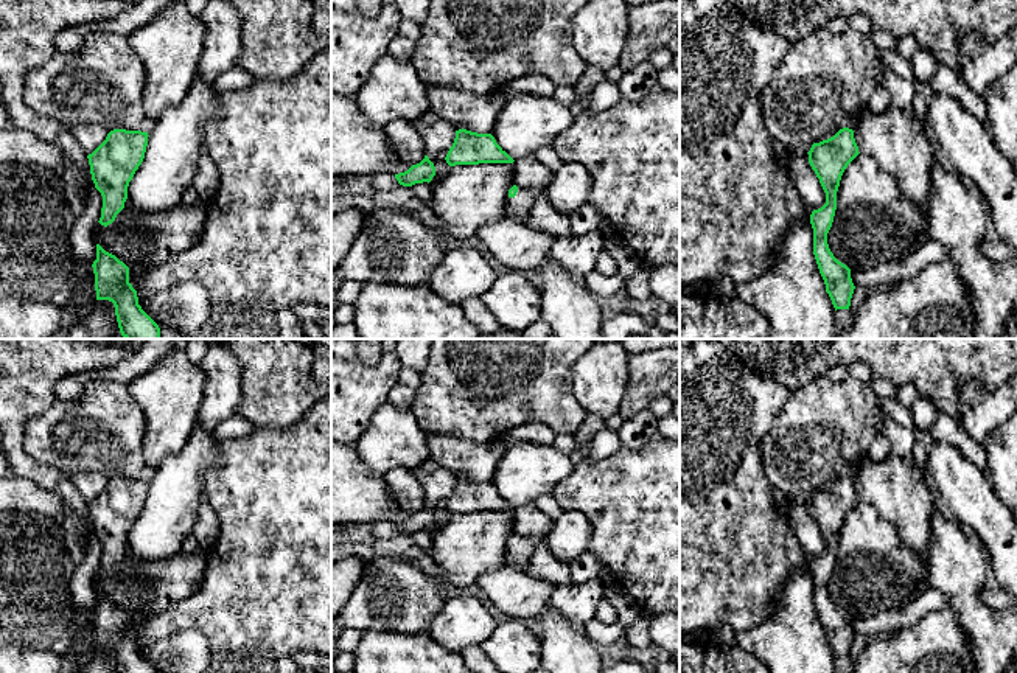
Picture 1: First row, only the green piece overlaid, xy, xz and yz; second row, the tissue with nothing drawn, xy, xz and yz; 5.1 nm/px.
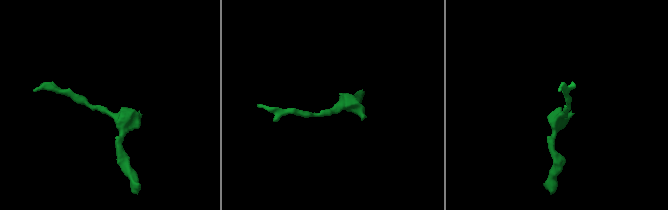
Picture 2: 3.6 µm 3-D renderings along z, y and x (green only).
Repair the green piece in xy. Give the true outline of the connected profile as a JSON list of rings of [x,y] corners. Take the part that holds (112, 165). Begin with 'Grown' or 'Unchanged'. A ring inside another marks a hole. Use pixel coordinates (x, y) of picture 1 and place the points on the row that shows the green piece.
Unchanged. [[[114,129],[87,155],[92,180],[103,196],[101,225],[112,224],[124,208],[128,187],[145,159],[148,137],[142,131]]]

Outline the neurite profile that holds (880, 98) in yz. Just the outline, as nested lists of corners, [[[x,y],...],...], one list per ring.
[[[879,82],[877,89],[874,90],[874,93],[871,95],[869,101],[866,103],[865,107],[861,107],[857,113],[854,115],[846,115],[843,117],[843,120],[829,132],[826,132],[821,138],[818,138],[815,143],[820,143],[823,140],[827,140],[830,137],[834,137],[840,129],[843,127],[849,127],[852,131],[857,129],[858,123],[860,123],[860,115],[863,112],[871,112],[874,115],[882,113],[888,106],[891,106],[891,93],[889,90]]]

